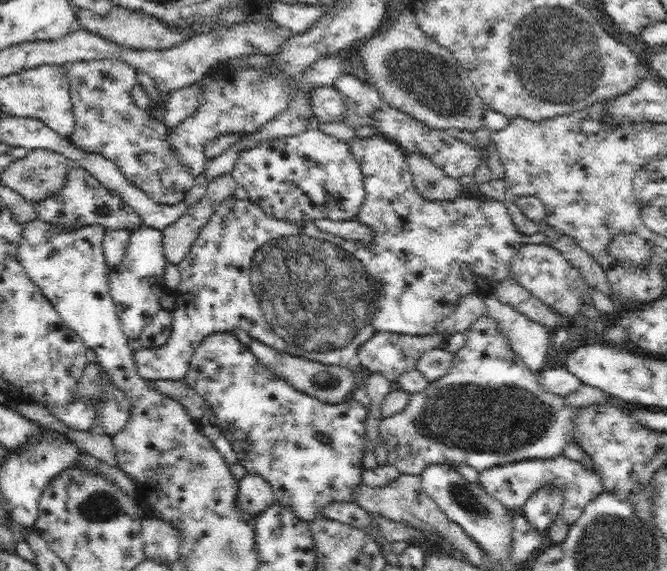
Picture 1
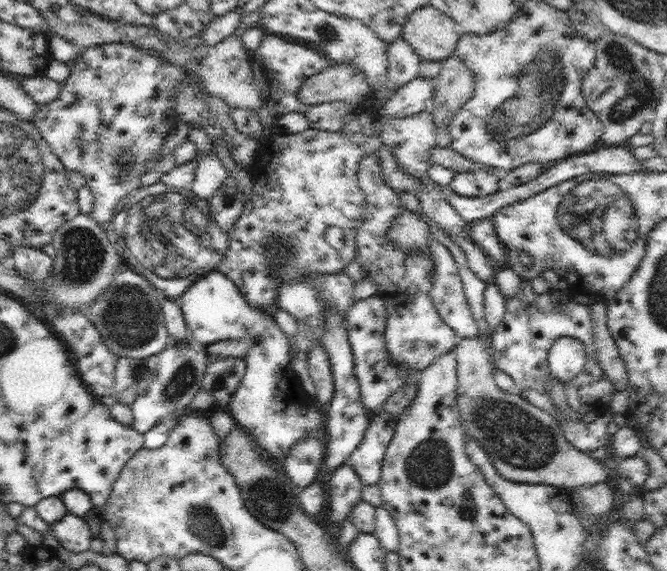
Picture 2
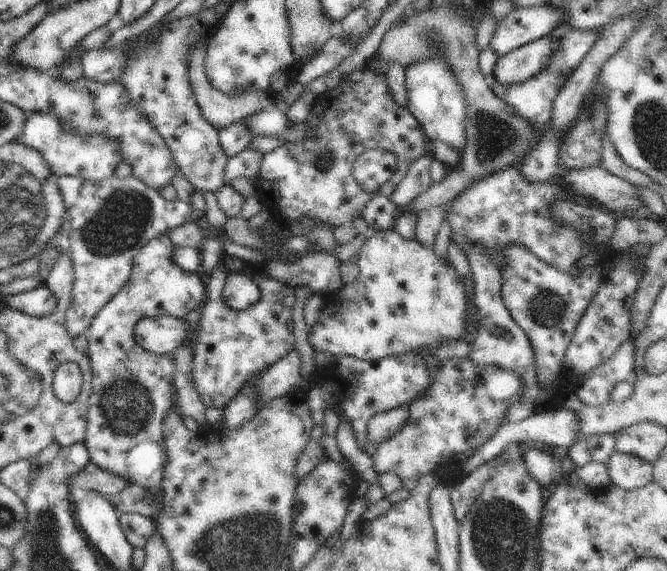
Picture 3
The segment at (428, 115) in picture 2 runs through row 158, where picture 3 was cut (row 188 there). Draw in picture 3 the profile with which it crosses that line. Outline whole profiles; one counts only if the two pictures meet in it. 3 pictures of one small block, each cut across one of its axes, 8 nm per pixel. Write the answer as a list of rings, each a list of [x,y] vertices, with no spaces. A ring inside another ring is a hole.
[[[427,152],[410,166],[402,182],[388,197],[398,208],[404,208],[417,196],[426,192],[430,185],[433,184],[431,180],[431,164],[434,159],[432,152]]]

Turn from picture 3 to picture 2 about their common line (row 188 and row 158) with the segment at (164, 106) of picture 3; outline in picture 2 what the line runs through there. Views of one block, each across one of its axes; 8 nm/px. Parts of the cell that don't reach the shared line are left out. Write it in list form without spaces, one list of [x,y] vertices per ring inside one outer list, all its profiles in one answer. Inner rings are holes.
[[[210,149],[207,155],[197,153],[194,160],[198,161],[193,182],[194,194],[197,194],[202,200],[209,201],[229,177],[227,168],[213,149]]]

